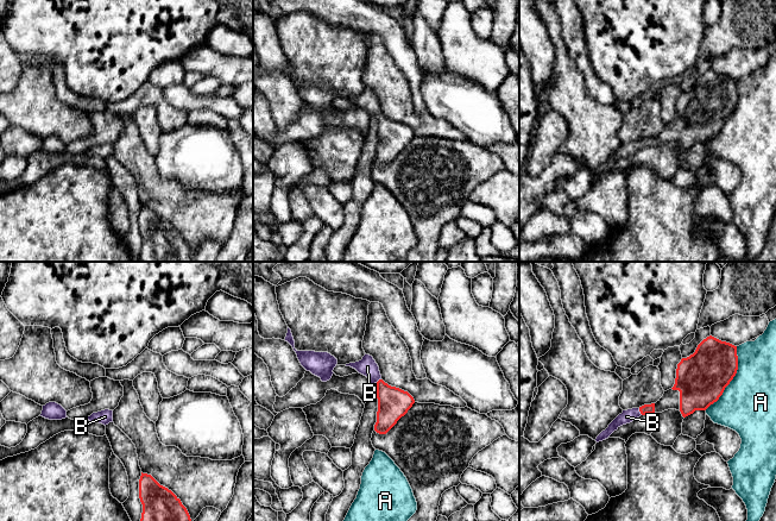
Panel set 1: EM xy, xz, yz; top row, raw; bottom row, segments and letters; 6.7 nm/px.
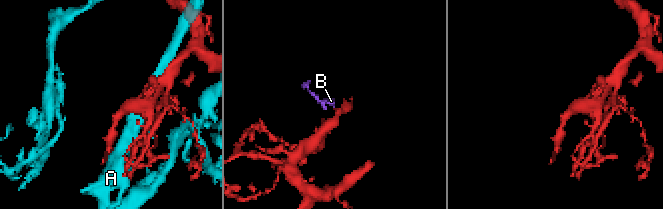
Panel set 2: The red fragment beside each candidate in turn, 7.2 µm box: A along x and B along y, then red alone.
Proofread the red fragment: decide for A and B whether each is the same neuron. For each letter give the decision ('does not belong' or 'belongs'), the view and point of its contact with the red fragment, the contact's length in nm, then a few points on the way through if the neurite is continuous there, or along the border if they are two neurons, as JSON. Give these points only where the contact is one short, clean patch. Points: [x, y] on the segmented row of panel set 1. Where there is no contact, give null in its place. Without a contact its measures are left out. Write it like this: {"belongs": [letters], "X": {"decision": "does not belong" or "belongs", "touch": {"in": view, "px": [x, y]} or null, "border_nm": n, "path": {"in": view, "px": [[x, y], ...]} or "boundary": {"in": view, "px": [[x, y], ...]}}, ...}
{"belongs": ["B"], "A": {"decision": "does not belong", "touch": {"in": "yz", "px": [732, 378]}, "border_nm": 480}, "B": {"decision": "belongs", "touch": {"in": "yz", "px": [639, 410]}, "border_nm": 50, "path": {"in": "yz", "px": [[644, 409], [639, 410], [626, 416]]}}}

